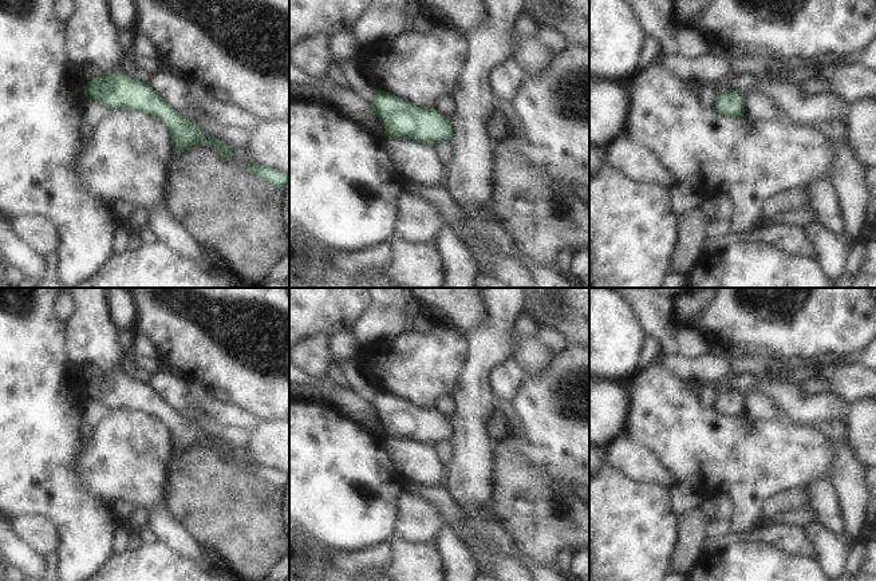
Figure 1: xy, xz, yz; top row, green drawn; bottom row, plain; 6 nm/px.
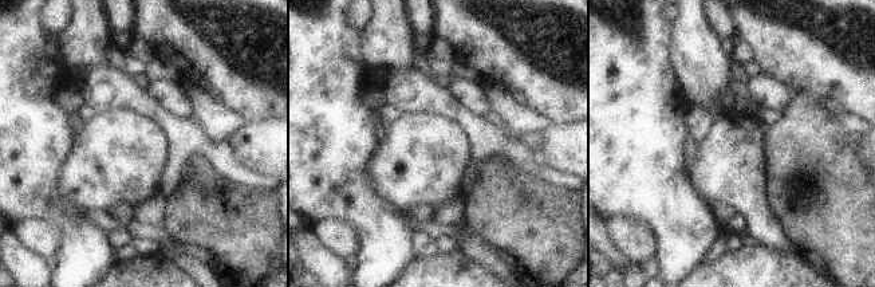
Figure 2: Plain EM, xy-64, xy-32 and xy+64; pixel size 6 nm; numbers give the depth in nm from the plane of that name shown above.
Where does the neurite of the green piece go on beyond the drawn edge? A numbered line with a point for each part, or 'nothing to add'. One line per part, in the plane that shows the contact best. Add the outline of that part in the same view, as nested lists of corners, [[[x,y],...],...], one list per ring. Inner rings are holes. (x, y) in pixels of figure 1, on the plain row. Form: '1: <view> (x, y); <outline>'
nothing to add

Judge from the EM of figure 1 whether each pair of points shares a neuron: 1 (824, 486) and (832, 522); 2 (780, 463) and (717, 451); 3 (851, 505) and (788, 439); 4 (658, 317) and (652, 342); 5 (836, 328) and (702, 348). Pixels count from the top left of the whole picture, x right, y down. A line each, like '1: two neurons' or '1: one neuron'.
1: one neuron
2: one neuron
3: two neurons
4: two neurons
5: two neurons

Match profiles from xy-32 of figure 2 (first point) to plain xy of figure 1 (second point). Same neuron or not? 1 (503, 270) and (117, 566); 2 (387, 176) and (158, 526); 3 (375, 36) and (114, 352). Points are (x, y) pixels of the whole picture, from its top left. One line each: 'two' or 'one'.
1: two
2: one
3: one

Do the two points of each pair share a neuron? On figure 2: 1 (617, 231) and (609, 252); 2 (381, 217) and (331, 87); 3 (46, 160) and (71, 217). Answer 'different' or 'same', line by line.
1: different
2: same
3: same

